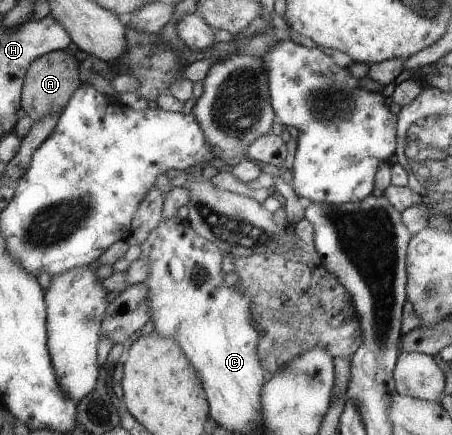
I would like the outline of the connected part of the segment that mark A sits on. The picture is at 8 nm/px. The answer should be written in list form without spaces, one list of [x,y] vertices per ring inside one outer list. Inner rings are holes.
[[[66,50],[54,51],[36,58],[24,82],[23,108],[34,121],[48,114],[60,114],[80,87],[80,70],[76,58]]]

